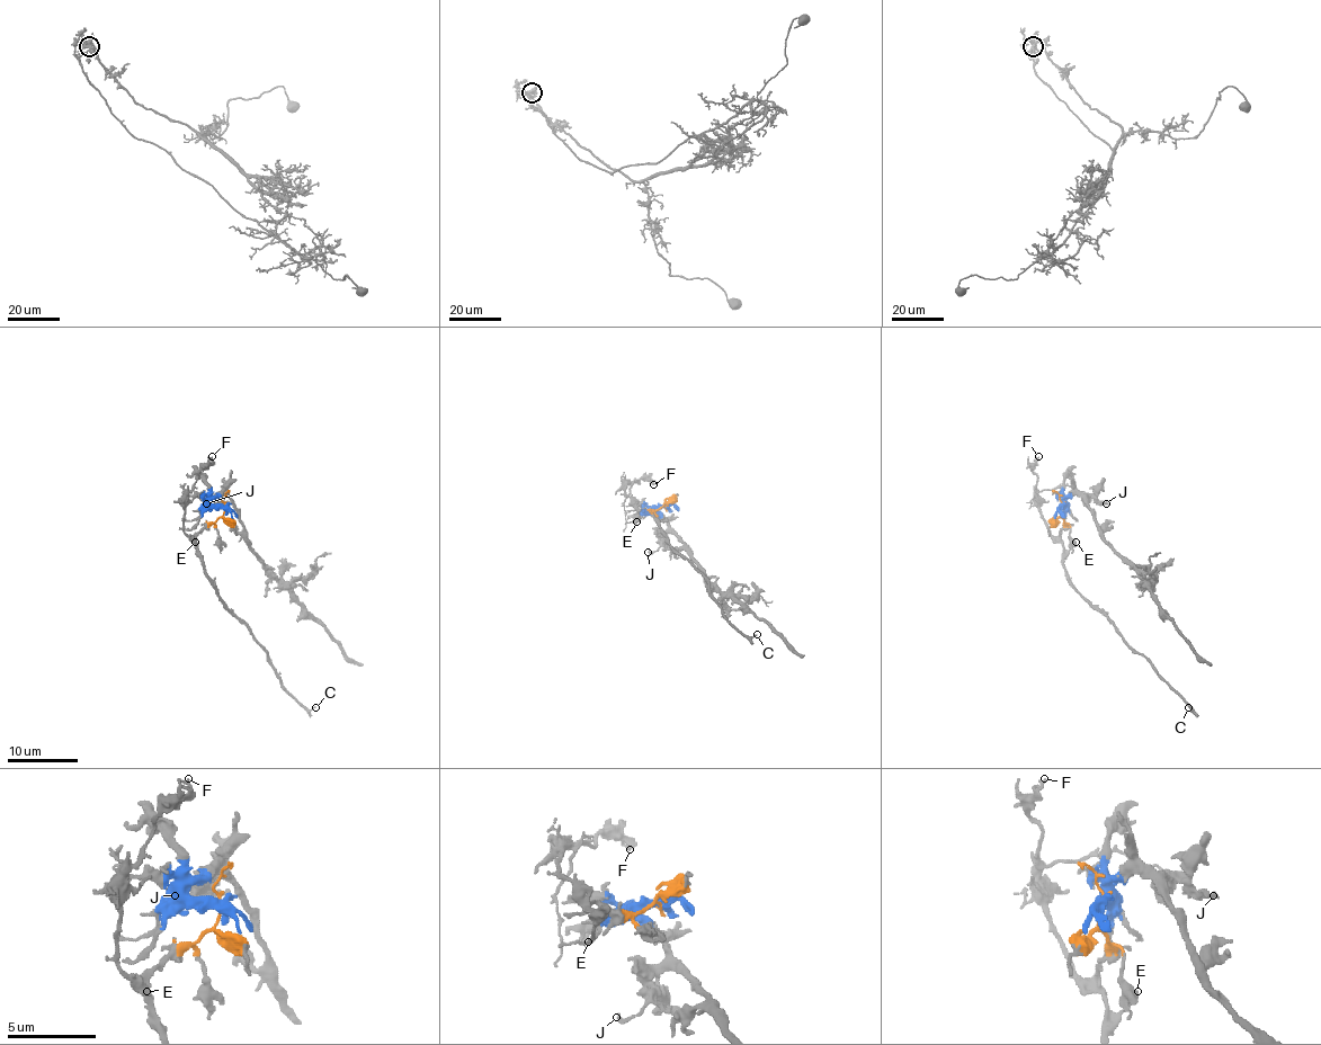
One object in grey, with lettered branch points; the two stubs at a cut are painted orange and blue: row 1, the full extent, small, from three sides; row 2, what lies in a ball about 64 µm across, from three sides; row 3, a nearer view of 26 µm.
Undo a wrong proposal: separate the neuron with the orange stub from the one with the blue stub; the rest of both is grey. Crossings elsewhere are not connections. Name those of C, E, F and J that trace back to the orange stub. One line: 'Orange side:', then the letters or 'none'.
Orange side: C, E, F

